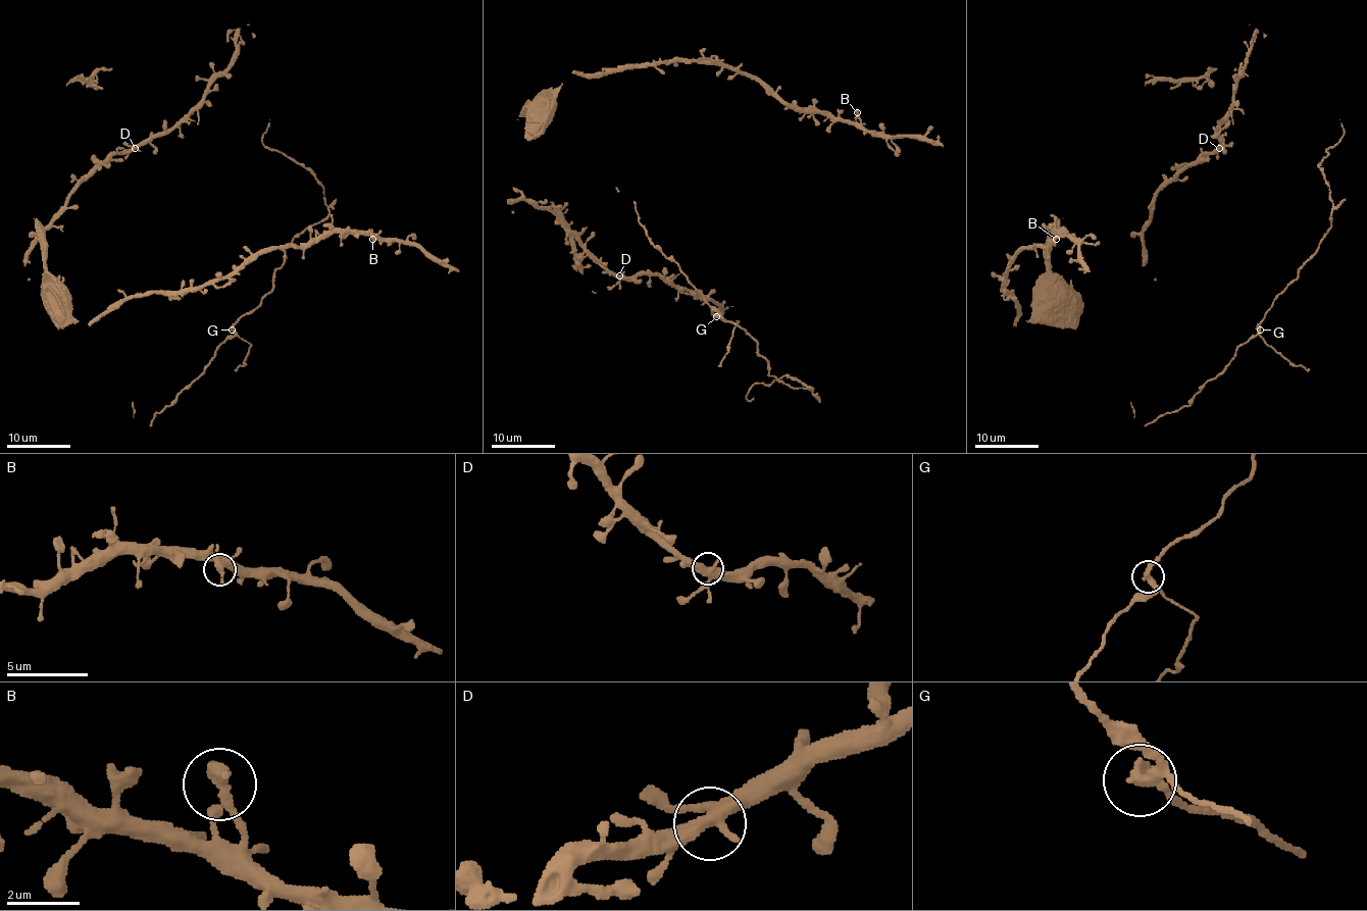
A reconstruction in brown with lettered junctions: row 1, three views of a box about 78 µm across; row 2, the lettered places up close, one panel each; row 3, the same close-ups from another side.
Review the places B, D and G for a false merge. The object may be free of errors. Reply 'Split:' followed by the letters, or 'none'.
Split: G

